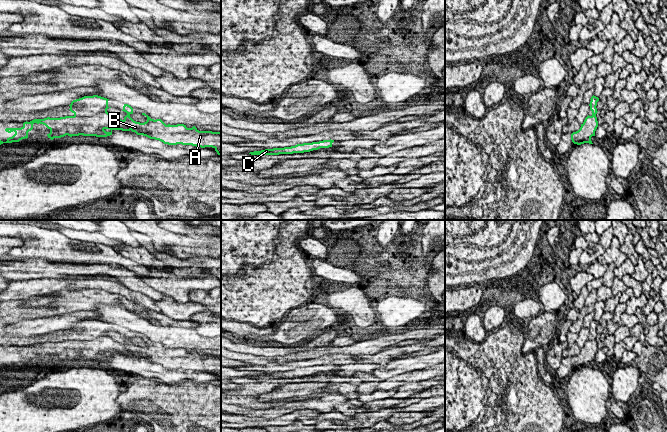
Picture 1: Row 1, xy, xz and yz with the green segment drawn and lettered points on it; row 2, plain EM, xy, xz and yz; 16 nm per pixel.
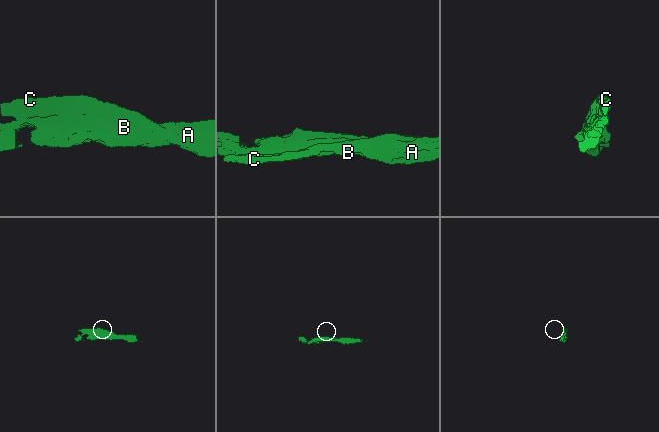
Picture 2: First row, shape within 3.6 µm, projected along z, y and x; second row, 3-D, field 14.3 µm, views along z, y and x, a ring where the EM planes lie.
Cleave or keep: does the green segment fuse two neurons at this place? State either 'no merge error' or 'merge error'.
merge error

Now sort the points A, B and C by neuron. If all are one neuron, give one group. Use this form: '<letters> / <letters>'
A B / C

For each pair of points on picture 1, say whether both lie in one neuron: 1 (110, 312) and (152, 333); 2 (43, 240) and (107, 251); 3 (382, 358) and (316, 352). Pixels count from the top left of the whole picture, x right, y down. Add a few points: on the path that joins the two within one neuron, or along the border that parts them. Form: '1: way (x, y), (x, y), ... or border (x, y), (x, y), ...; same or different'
1: way (120, 316), (142, 325); same
2: way (59, 247), (73, 252), (91, 254); same
3: border (370, 353), (365, 355); different

